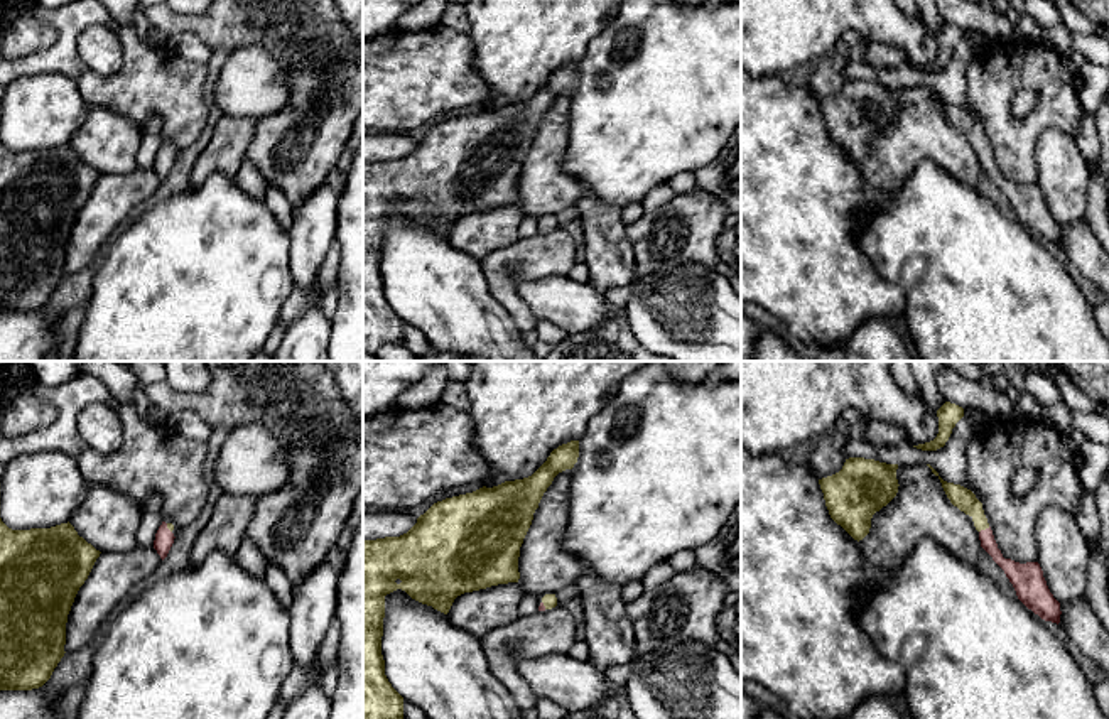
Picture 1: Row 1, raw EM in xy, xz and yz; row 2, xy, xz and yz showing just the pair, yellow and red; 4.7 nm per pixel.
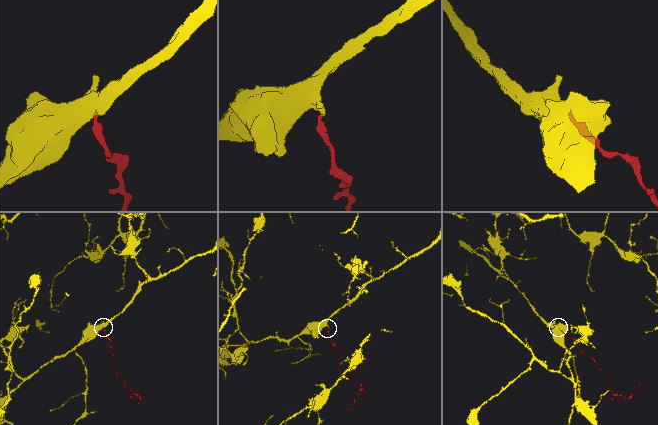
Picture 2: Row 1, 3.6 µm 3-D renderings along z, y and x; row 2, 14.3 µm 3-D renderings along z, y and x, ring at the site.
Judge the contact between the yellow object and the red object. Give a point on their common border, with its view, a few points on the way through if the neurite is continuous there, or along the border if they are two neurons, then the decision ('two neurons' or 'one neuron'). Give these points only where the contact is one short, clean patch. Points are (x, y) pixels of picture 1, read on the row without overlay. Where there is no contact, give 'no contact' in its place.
yz (984, 151) | across yz (962, 120), (978, 135), (984, 151), (991, 171), (1015, 193) | one neuron

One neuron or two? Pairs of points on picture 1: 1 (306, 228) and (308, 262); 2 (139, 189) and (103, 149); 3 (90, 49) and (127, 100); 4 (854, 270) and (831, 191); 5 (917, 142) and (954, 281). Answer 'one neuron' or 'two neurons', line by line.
1: one neuron
2: two neurons
3: two neurons
4: one neuron
5: two neurons

